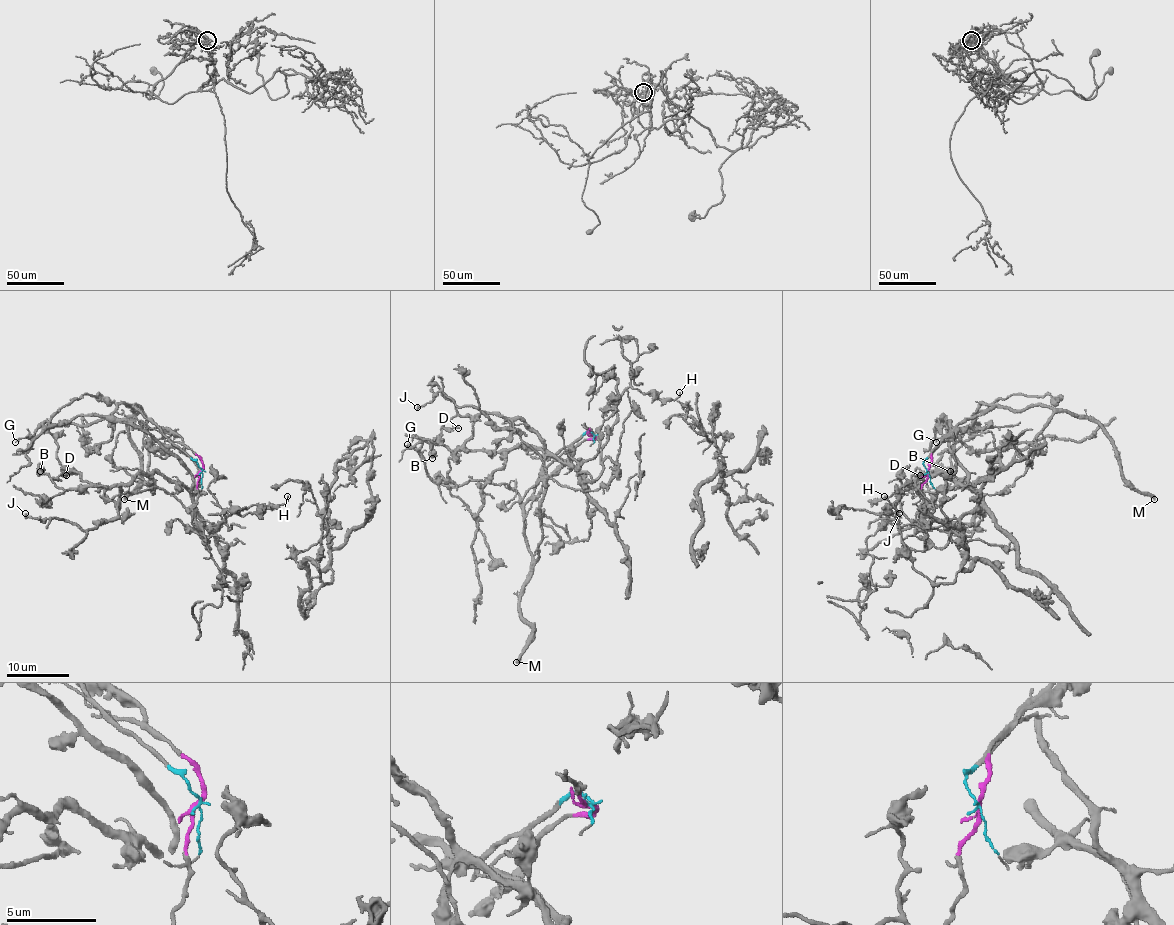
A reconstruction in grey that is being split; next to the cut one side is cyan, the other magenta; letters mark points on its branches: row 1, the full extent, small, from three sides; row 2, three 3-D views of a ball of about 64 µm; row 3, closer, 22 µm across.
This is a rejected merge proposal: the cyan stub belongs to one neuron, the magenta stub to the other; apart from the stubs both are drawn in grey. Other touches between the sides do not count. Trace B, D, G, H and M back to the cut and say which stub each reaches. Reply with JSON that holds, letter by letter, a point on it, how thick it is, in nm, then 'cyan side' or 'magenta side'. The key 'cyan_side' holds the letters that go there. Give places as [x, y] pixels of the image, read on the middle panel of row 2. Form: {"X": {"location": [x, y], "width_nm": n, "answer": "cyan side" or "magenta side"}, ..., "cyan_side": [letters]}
{"B": {"location": [432, 458], "width_nm": 440, "answer": "magenta side"}, "D": {"location": [458, 428], "width_nm": 190, "answer": "magenta side"}, "G": {"location": [407, 444], "width_nm": 100, "answer": "cyan side"}, "H": {"location": [679, 392], "width_nm": 150, "answer": "magenta side"}, "M": {"location": [516, 662], "width_nm": 400, "answer": "cyan side"}, "cyan_side": ["G", "M"]}

